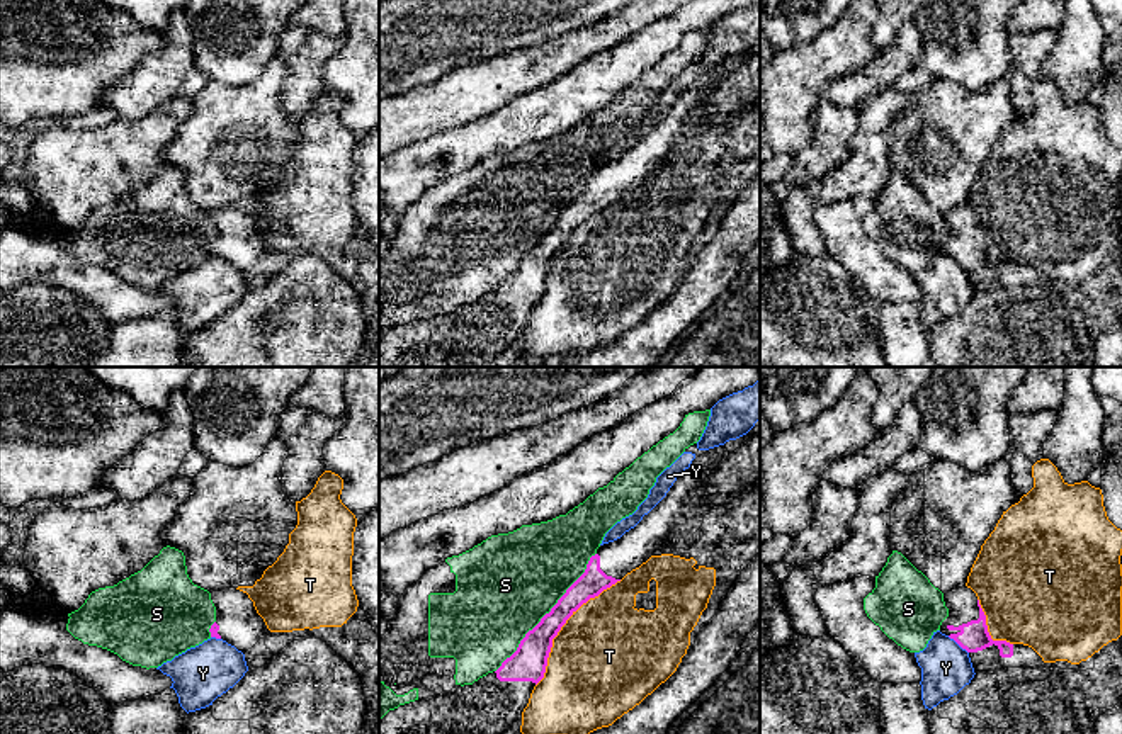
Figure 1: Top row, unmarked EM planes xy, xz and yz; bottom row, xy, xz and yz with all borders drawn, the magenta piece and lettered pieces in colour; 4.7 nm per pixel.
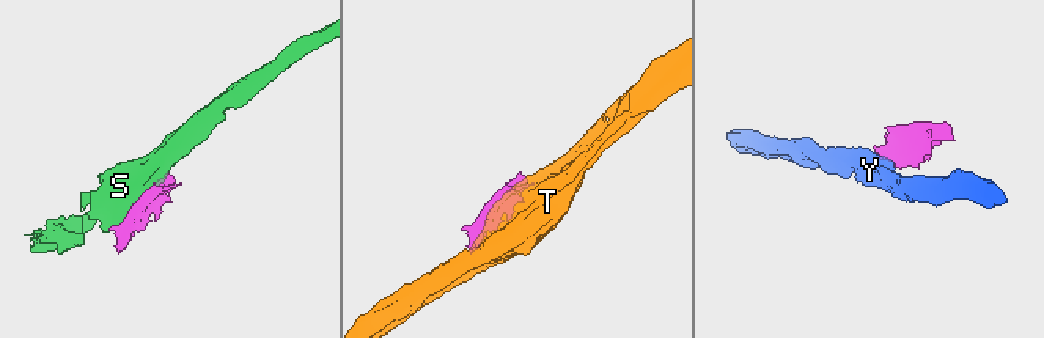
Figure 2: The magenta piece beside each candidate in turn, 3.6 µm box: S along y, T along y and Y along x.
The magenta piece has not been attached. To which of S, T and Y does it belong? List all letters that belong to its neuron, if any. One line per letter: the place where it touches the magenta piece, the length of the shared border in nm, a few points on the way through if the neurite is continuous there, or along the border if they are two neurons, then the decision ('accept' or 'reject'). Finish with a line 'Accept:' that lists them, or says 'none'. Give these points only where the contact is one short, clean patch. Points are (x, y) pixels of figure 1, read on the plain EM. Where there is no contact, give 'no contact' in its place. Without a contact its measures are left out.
S: meets magenta in xz at (549, 231); contact 750 nm long; reject
T: meets magenta in xz at (563, 243); contact 650 nm long; reject
Y: meets magenta in yz at (957, 262); contact 130 nm long; border along yz (947, 255), (968, 272); reject
Accept: none

